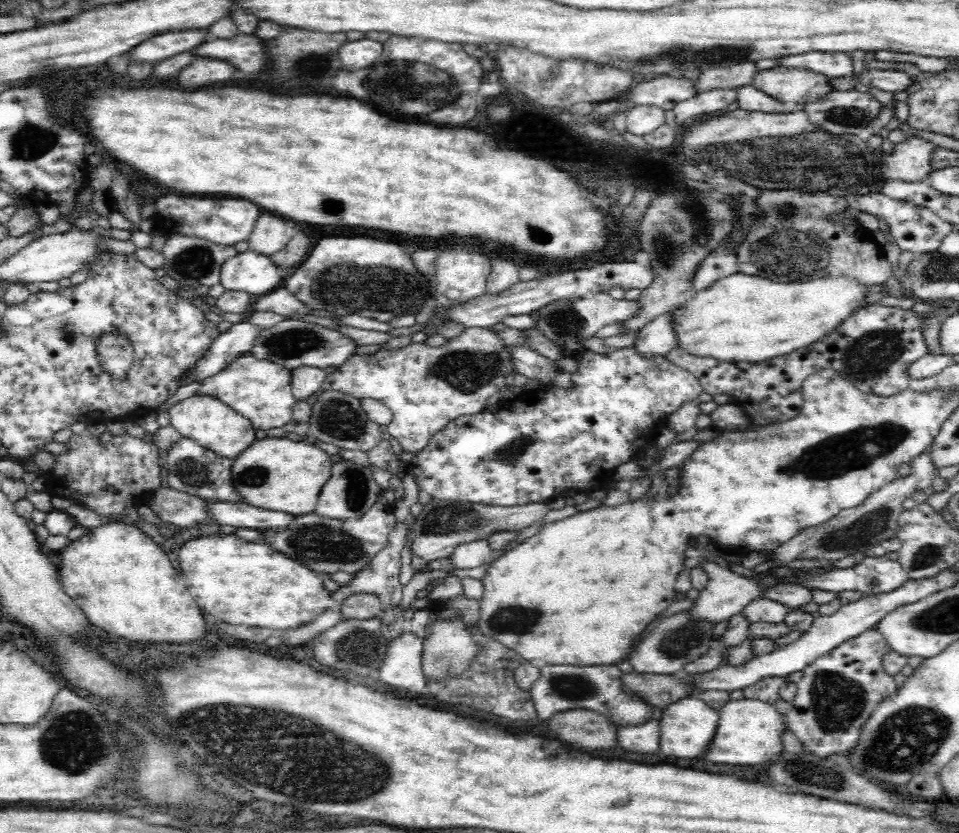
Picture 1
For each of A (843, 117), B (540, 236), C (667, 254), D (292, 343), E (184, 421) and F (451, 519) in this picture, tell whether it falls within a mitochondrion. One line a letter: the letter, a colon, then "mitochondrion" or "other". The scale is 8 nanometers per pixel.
A: mitochondrion
B: other
C: mitochondrion
D: mitochondrion
E: other
F: mitochondrion

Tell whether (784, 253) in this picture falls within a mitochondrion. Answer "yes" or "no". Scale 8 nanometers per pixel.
yes

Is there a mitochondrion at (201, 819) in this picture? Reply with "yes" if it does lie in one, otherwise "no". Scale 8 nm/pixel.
no

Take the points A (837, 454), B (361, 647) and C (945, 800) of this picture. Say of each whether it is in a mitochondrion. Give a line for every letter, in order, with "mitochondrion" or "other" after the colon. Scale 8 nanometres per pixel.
A: mitochondrion
B: mitochondrion
C: other

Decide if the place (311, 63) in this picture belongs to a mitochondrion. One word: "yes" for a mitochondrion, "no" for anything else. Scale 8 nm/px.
yes

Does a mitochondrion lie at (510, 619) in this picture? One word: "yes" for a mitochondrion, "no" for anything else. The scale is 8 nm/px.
yes

